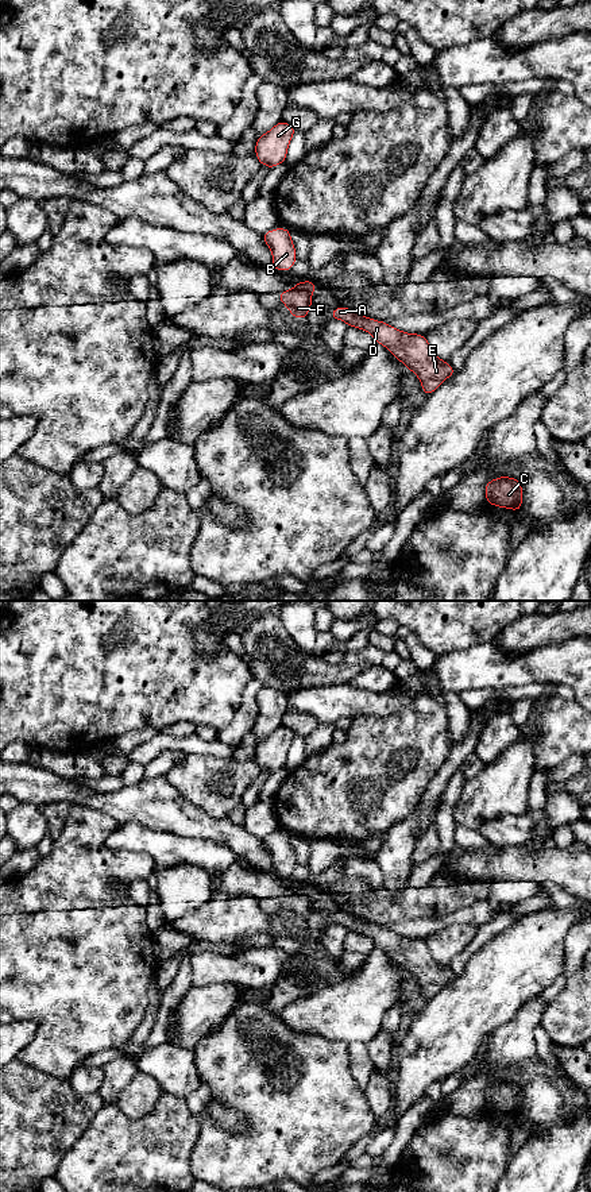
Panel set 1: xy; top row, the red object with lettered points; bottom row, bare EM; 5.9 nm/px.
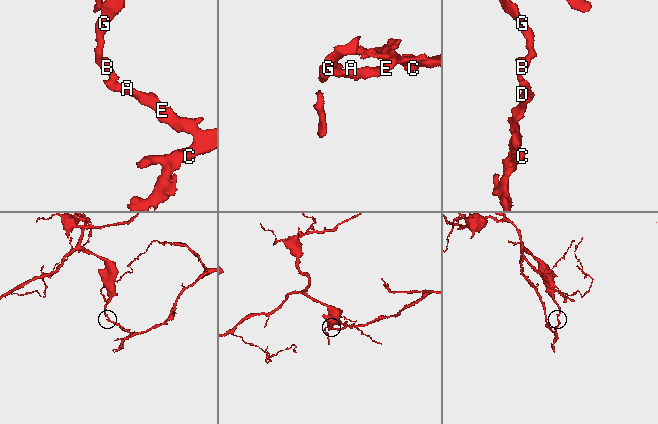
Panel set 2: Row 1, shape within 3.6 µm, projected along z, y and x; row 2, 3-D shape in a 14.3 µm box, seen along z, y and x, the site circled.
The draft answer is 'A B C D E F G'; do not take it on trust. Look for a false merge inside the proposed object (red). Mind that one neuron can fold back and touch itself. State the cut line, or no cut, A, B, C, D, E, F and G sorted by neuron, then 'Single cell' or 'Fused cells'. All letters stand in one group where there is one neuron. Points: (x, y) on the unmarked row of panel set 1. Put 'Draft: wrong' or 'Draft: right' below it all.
Split along xy (294, 892), (304, 894), (311, 899). Groups: A C D E F / B G. Fused cells
Draft: wrong

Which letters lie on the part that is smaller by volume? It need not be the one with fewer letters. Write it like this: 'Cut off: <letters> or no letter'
Cut off: A, C, D, E, F

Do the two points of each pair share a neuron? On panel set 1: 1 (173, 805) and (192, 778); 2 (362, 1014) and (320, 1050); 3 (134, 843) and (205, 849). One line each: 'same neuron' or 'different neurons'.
1: different neurons
2: different neurons
3: same neuron

